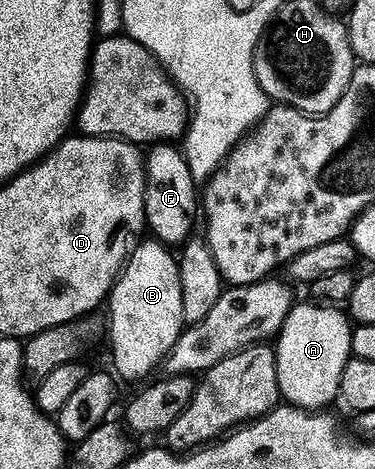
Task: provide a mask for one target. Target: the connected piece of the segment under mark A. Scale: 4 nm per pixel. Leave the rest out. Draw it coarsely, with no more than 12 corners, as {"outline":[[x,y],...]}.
{"outline":[[295,302],[276,336],[287,404],[326,409],[352,358],[337,306]]}

